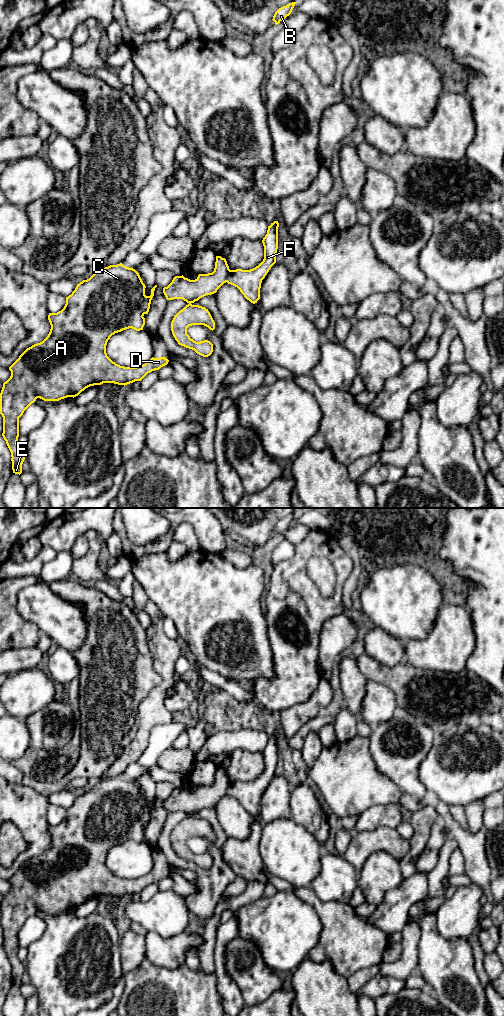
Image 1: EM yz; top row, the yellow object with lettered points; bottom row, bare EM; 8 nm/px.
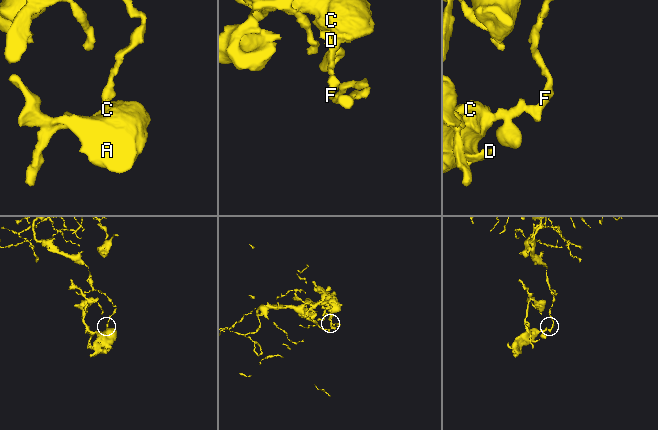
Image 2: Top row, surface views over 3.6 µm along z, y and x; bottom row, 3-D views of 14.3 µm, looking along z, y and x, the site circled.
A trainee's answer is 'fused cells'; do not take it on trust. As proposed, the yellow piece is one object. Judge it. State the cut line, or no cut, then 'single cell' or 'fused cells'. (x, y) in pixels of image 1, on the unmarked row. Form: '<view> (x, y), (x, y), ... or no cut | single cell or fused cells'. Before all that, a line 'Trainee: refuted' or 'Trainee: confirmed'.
Trainee: confirmed
yz (230, 782), (225, 793) | fused cells

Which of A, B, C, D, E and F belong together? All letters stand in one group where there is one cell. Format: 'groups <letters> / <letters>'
groups A C D E / B F

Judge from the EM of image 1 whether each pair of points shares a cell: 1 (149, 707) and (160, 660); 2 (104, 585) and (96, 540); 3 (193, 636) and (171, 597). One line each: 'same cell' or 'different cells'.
1: same cell
2: same cell
3: same cell

